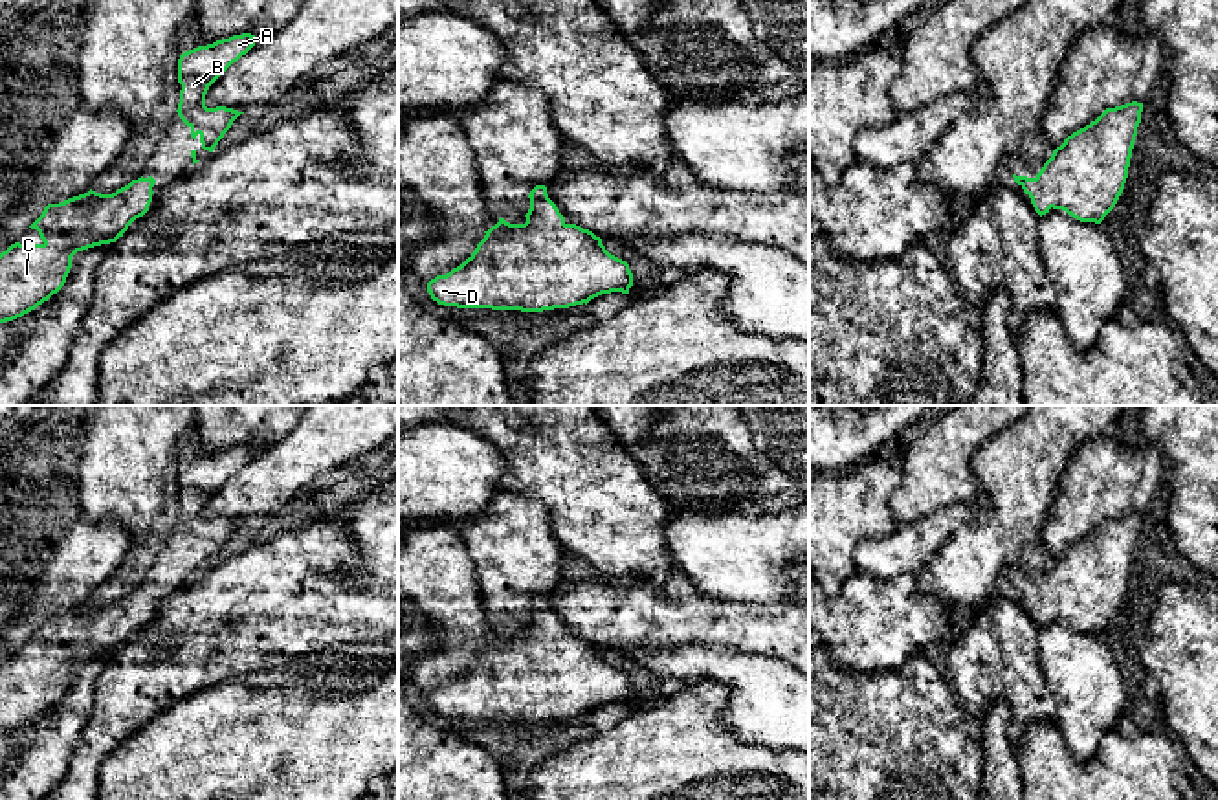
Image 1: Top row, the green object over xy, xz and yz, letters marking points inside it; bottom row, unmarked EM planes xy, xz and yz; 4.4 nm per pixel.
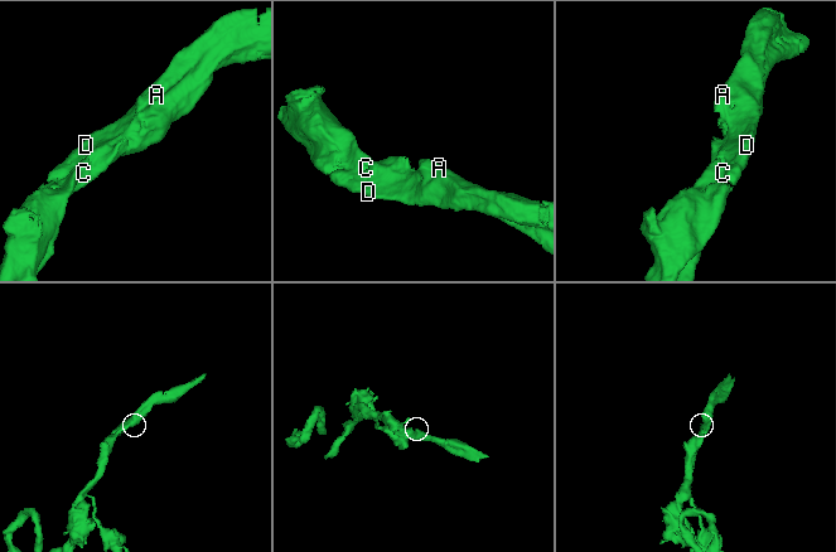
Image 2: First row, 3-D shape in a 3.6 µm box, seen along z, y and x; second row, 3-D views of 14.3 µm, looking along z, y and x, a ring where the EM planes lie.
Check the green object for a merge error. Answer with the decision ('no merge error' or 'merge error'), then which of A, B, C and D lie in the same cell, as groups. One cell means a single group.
no merge error; A B C D

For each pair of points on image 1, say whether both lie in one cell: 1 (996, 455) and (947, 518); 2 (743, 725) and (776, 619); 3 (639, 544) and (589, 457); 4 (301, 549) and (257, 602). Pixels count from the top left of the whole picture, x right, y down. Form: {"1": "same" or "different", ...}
{"1": "different", "2": "different", "3": "same", "4": "same"}

